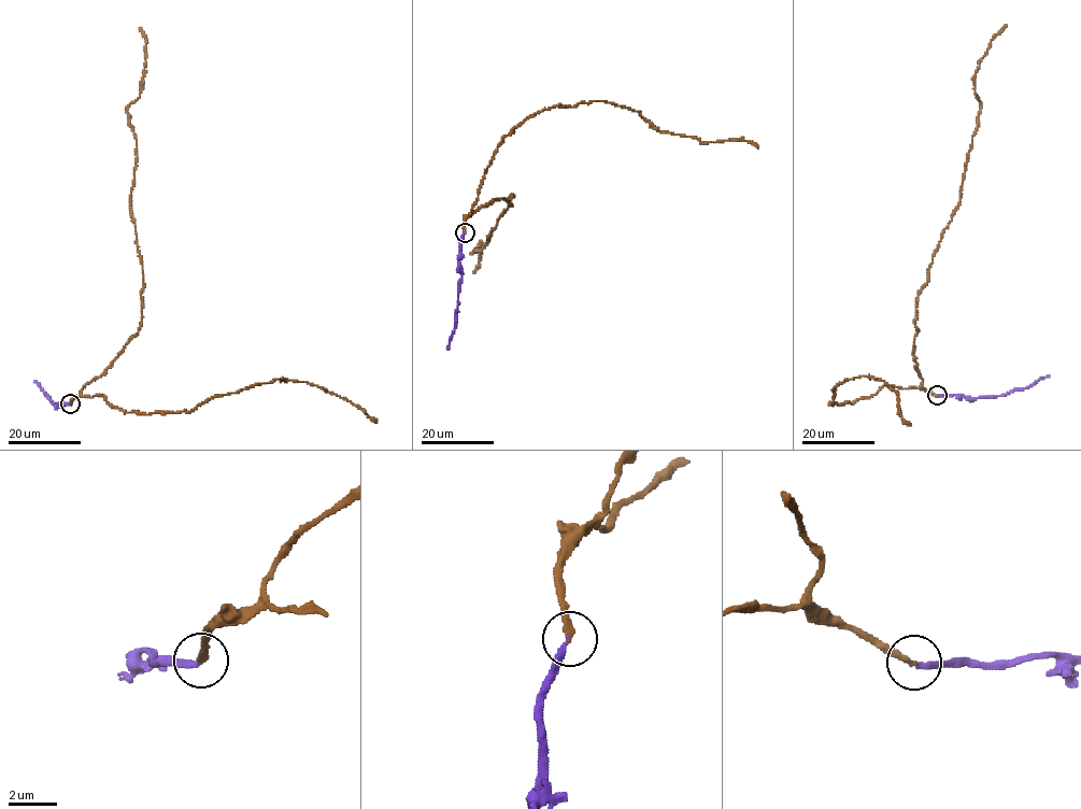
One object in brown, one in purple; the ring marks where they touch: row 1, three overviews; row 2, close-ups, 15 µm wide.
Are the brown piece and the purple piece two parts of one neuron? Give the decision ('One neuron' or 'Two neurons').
Two neurons

